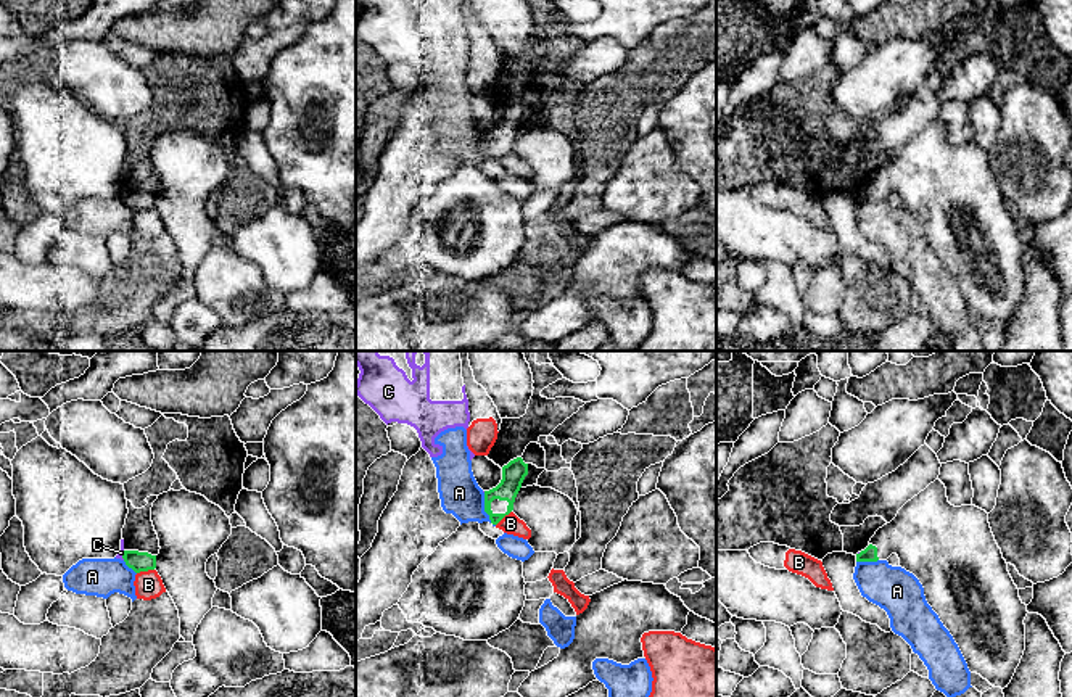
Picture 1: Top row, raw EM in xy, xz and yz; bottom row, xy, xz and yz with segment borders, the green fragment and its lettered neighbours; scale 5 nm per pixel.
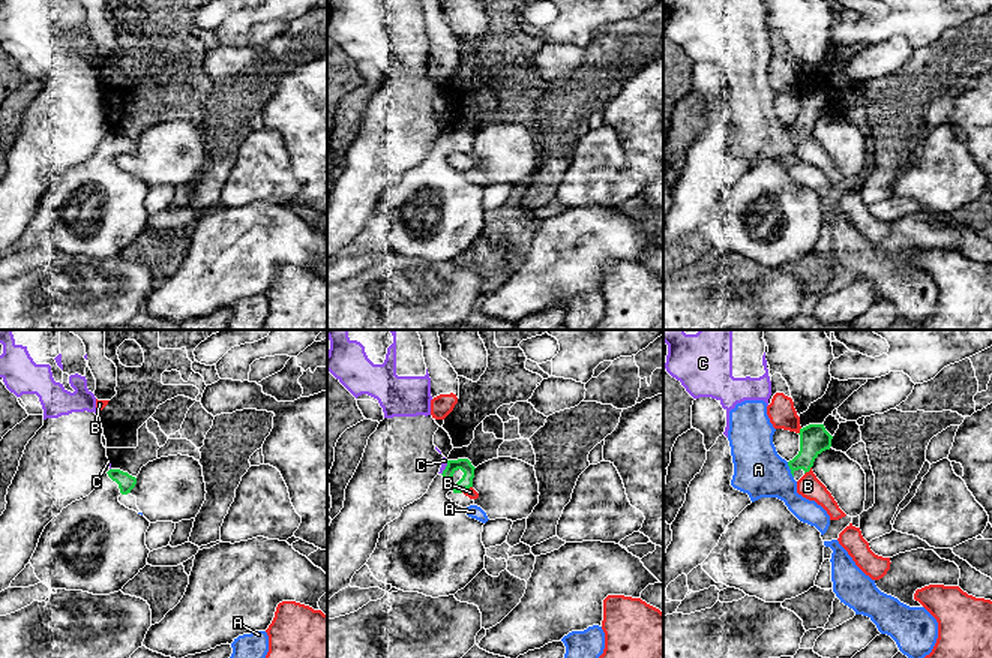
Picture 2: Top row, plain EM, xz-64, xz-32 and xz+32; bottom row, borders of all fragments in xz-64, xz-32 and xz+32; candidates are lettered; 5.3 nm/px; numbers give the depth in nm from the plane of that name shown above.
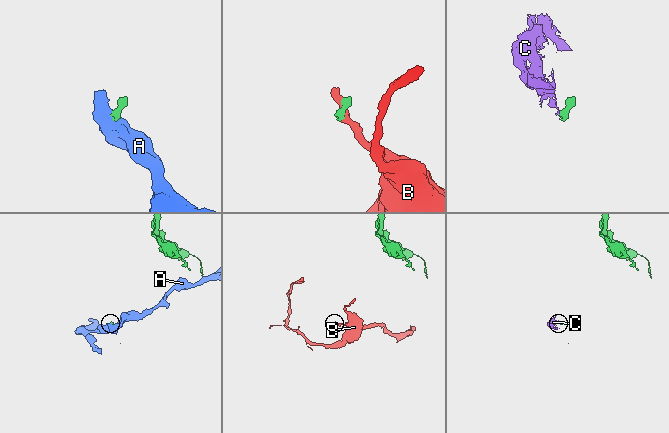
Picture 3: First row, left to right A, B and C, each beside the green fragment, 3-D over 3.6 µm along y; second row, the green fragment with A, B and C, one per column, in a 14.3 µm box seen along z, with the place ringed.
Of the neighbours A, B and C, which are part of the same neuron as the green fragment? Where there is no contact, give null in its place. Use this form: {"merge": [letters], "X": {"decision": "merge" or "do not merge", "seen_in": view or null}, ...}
{"merge": [], "A": {"decision": "do not merge", "seen_in": "xz"}, "B": {"decision": "do not merge", "seen_in": "xy"}, "C": {"decision": "do not merge", "seen_in": "xy"}}

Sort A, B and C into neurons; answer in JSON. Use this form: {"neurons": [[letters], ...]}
{"neurons": [["A"], ["B"], ["C"]]}

